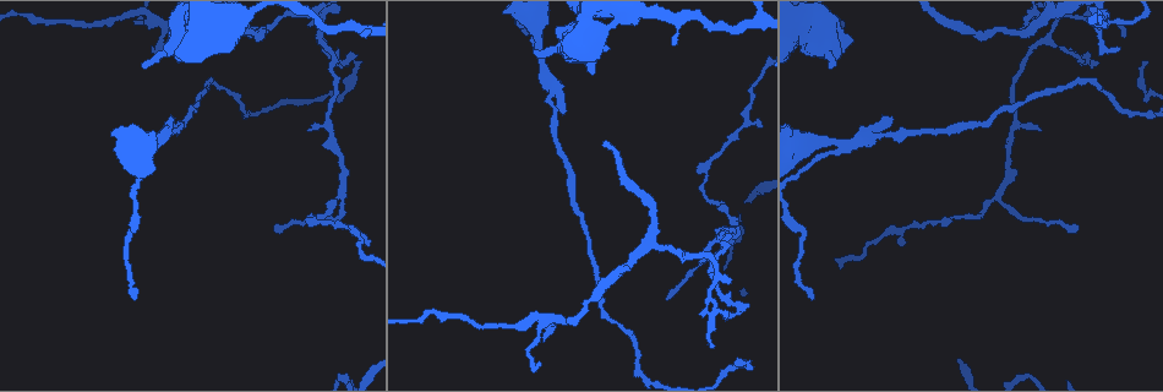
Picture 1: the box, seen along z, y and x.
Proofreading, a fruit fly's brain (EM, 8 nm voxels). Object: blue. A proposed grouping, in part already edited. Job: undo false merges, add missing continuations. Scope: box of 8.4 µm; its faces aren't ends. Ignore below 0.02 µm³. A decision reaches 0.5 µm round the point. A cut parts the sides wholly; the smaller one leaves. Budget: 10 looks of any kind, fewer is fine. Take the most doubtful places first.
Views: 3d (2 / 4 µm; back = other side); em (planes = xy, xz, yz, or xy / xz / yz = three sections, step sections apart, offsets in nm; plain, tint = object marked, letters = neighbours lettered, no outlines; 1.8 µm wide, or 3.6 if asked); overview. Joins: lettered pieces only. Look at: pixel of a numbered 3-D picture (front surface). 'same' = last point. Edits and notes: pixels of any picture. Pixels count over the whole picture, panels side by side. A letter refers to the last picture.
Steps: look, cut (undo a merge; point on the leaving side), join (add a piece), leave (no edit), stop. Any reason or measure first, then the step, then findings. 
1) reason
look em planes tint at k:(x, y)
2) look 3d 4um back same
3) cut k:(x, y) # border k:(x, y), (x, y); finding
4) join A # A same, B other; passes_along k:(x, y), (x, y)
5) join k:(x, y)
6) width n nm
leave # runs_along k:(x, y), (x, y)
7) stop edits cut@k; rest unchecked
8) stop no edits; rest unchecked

abrupt turn
look em 3.6um xy step 4 tint at 1:(319, 37)

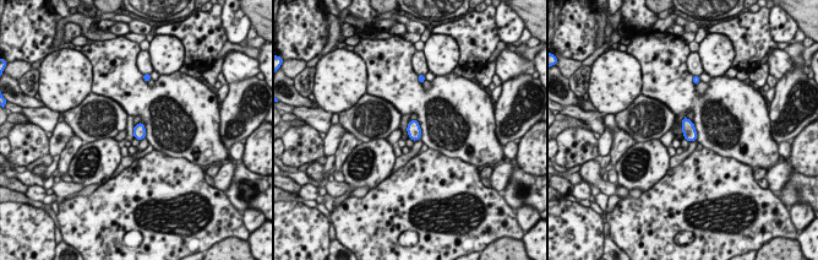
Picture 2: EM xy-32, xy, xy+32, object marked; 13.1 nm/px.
cut it another way
look em 3.6um planes tint same

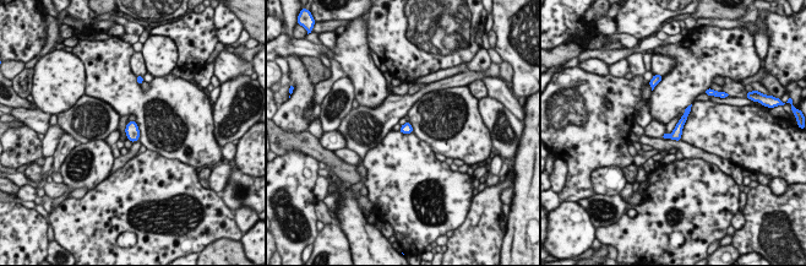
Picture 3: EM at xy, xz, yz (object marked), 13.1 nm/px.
look em 3.6um planes letters same

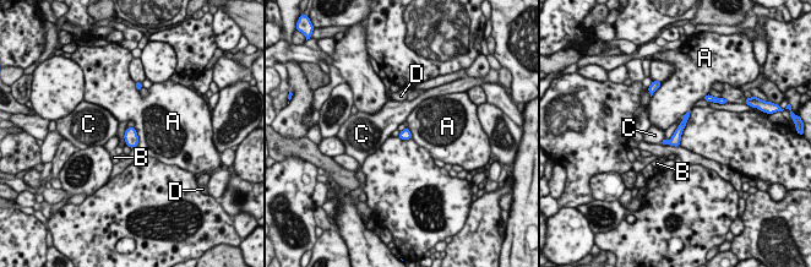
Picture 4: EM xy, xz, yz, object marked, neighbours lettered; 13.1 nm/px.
leave # A other, B other, C other, D other; border 4:(134, 126), (137, 134), (137, 145); continuous, no second neuron

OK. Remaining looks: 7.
look 3d 2um at 1:(829, 65)

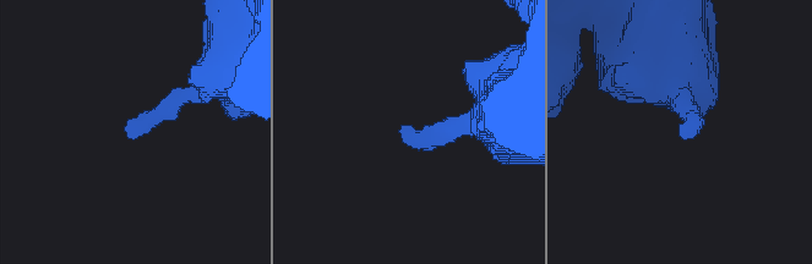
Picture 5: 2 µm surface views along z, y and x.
shape alone is not enough
look em planes letters at 5:(400, 125)

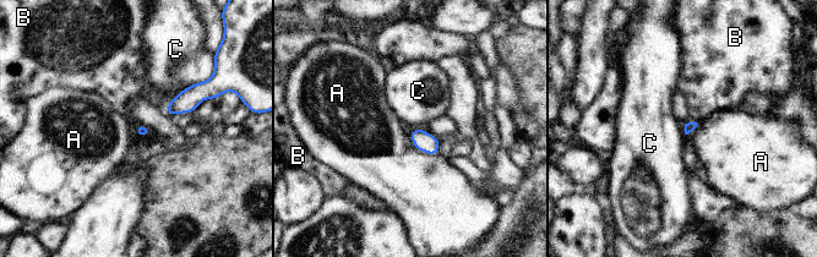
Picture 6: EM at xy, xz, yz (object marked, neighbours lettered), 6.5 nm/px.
leave # A other, B other, C other; border 6:(205, 80), (183, 88), (173, 98); none of them fits

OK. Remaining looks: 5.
a fork
look 3d 2um at 1:(545, 317)

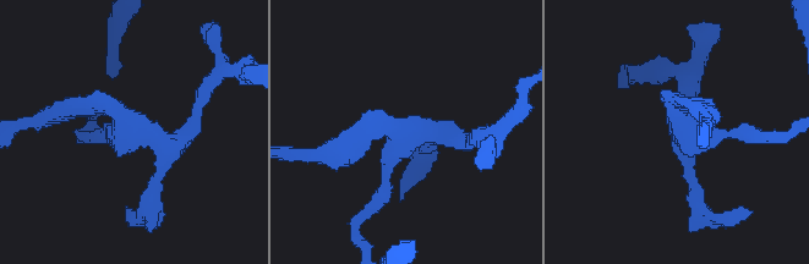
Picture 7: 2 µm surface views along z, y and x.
look em planes plain at 7:(411, 131)

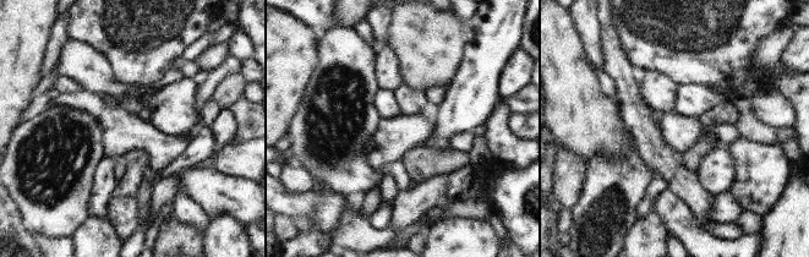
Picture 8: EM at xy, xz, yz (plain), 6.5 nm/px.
look em planes letters same

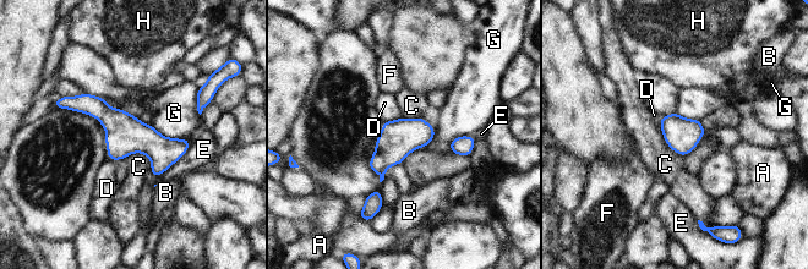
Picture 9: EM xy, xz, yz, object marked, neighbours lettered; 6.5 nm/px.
leave # A other, B other, C other, D other, E other, F other, G other, H other; border 9:(124, 158), (145, 153), (151, 175); one neuron here

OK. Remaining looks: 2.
abrupt turn
look em planes letters at 1:(998, 194)

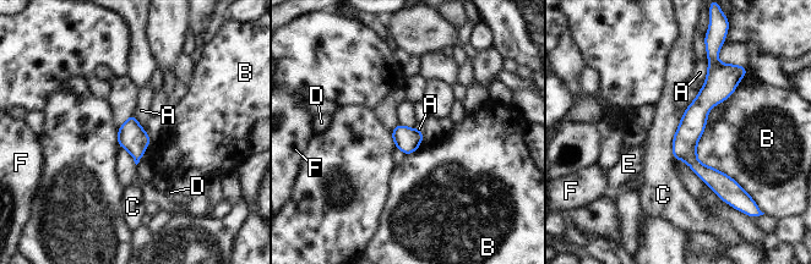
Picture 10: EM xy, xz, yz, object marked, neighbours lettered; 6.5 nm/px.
leave # A other, B other, C other, D other, E other, F other; border 10:(681, 117), (673, 138), (674, 160); all the same neuron

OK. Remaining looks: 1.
stop no edits; rest unchecked

